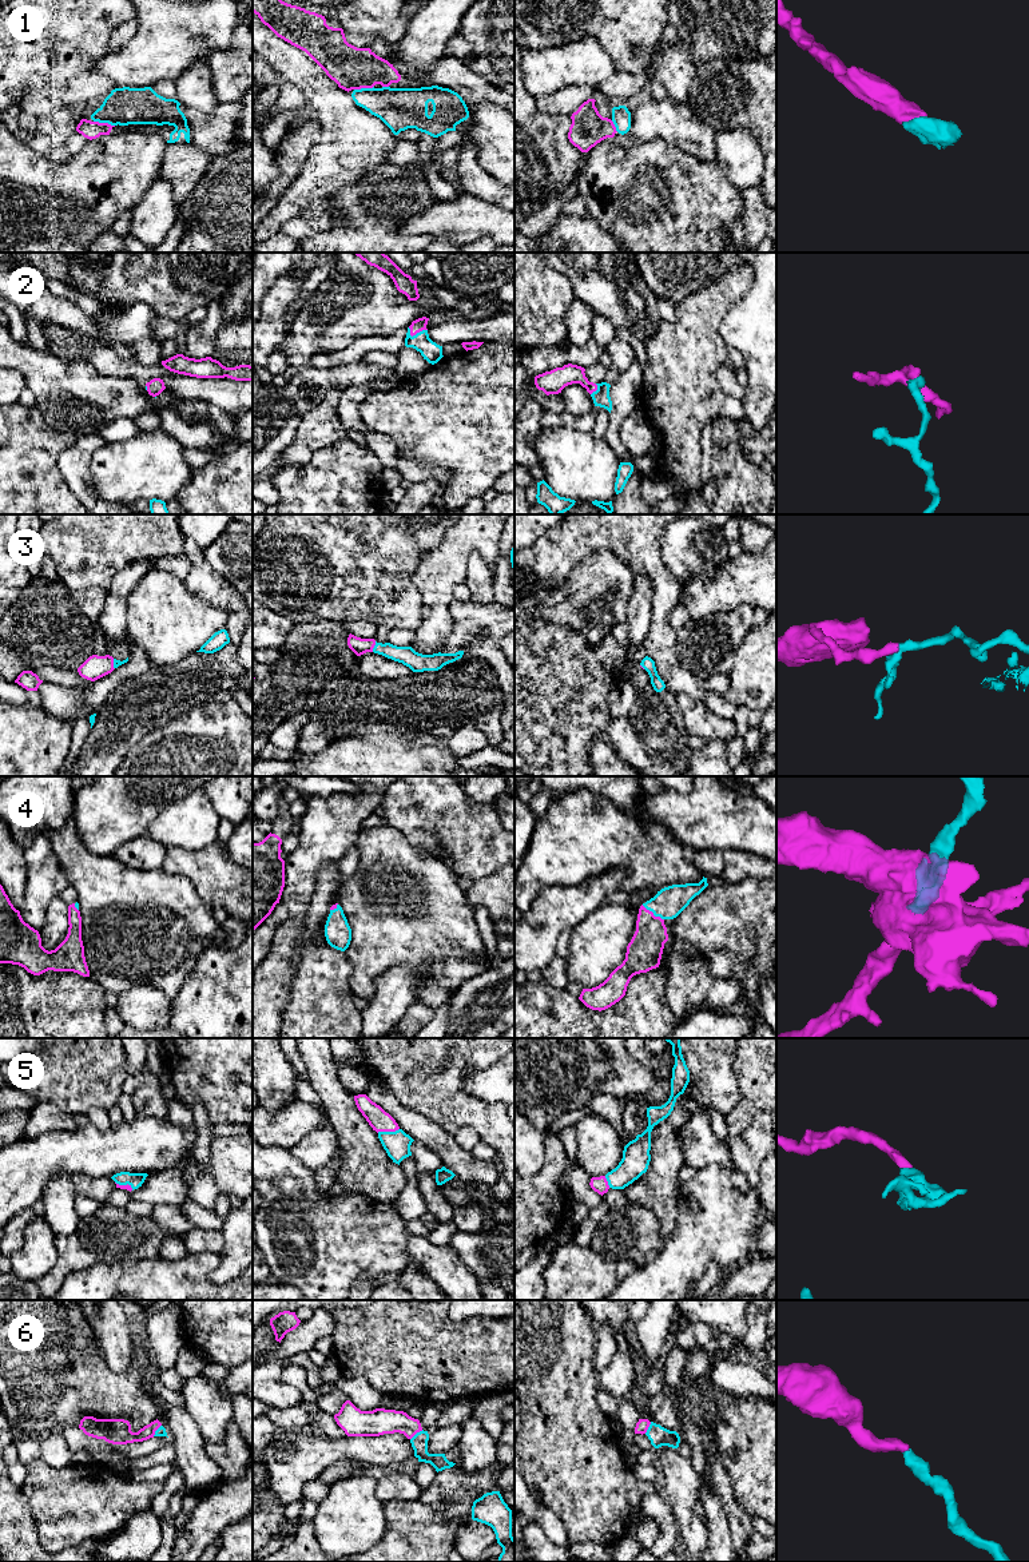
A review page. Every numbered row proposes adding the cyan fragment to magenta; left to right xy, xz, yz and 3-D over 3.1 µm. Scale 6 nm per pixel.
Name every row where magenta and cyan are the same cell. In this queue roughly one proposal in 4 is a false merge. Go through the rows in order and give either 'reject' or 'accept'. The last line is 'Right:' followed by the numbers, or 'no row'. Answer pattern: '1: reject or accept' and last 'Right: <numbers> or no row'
1: accept
2: accept
3: accept
4: accept
5: accept
6: accept
Right: 1, 2, 3, 4, 5, 6

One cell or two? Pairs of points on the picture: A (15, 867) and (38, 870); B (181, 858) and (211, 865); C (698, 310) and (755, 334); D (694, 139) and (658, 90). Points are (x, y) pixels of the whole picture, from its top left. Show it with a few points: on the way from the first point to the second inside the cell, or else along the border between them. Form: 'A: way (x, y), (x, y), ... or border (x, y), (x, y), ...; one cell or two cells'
A: border (22, 850), (27, 866), (24, 899); two cells
B: way (189, 863), (203, 865); one cell
C: border (742, 297), (719, 326), (724, 346); two cells
D: border (666, 96), (662, 99), (647, 99), (634, 110); two cells

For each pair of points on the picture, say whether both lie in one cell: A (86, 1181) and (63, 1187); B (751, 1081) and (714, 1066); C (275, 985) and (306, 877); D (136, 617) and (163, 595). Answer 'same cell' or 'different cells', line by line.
A: different cells
B: different cells
C: same cell
D: same cell

